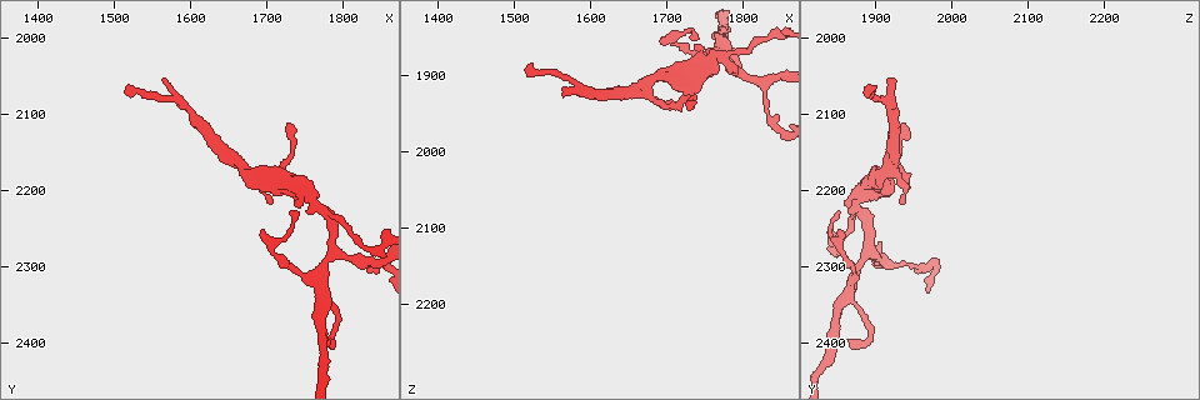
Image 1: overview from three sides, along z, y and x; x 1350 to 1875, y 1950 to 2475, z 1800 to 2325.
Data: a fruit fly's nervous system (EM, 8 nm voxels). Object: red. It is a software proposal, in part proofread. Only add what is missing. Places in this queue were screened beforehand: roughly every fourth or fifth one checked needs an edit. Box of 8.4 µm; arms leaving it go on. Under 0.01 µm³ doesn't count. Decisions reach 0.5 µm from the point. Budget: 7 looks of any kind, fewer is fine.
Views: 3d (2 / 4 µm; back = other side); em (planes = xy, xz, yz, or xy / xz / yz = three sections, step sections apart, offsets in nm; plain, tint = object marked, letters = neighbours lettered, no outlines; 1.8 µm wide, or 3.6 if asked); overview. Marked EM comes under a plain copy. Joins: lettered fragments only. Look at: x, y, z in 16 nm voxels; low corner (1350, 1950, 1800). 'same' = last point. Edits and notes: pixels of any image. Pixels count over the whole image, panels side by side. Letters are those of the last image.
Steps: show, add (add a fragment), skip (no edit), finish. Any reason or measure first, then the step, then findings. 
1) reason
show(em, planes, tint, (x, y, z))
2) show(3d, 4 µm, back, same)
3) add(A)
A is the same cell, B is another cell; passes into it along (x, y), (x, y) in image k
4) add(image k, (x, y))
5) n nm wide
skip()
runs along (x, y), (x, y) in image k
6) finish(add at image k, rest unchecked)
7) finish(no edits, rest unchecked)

free end
show(em, planes, letters, (1565, 2055, 1925))

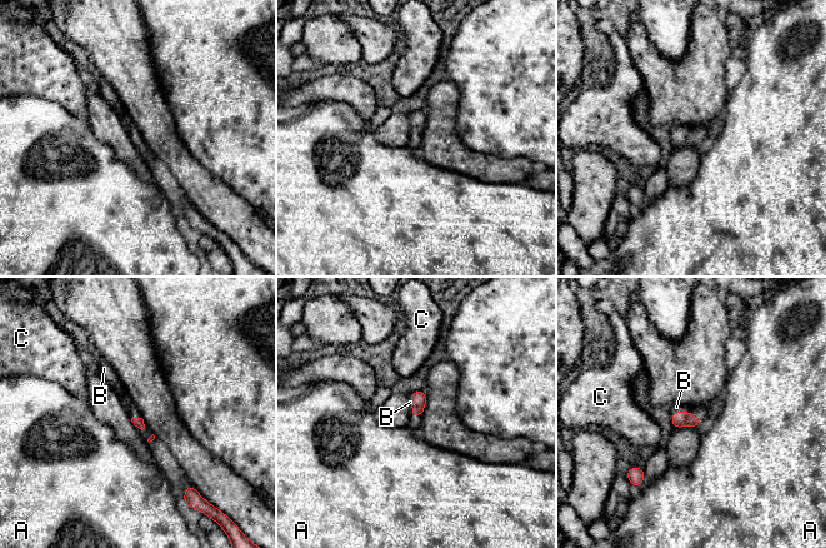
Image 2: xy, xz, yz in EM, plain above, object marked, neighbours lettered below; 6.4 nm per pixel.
B touches over 140 nm
add(B)
B is the same cell, A and C are other cells; passes into it along (679, 419), (681, 412), (676, 407) in image 2; it goes on there

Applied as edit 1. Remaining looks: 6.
redraw
show(overview)

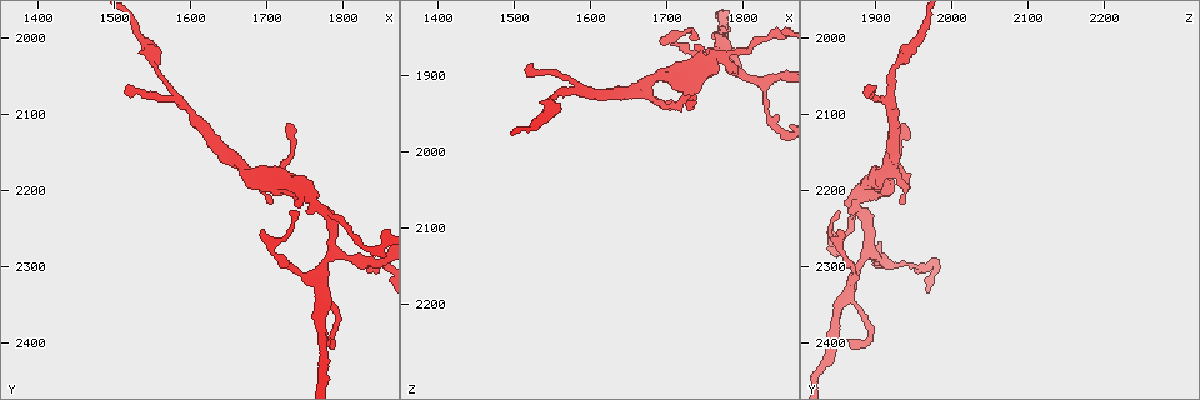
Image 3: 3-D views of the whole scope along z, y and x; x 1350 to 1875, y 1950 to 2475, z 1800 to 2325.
sharp bend
show(em, yz, step 4, letters, (1670, 2180, 1920))

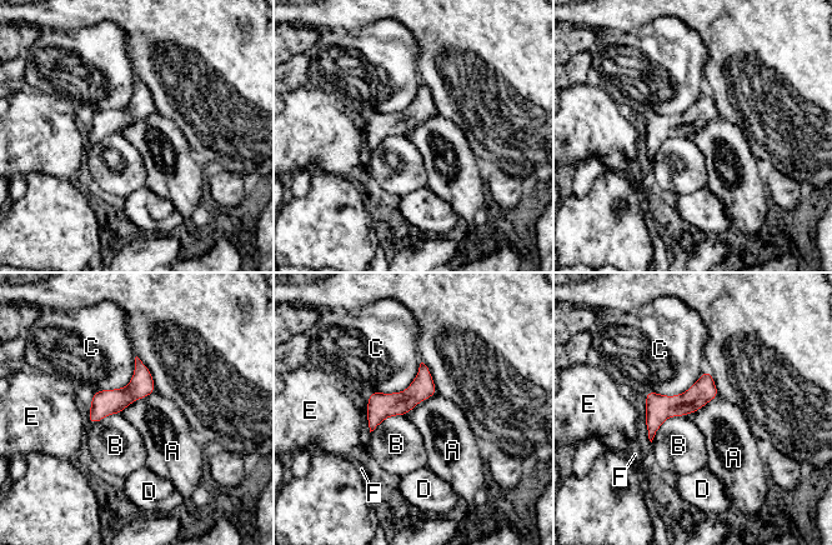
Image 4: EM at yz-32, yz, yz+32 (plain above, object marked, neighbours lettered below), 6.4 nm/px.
cut it another way
show(em, planes, letters, same)

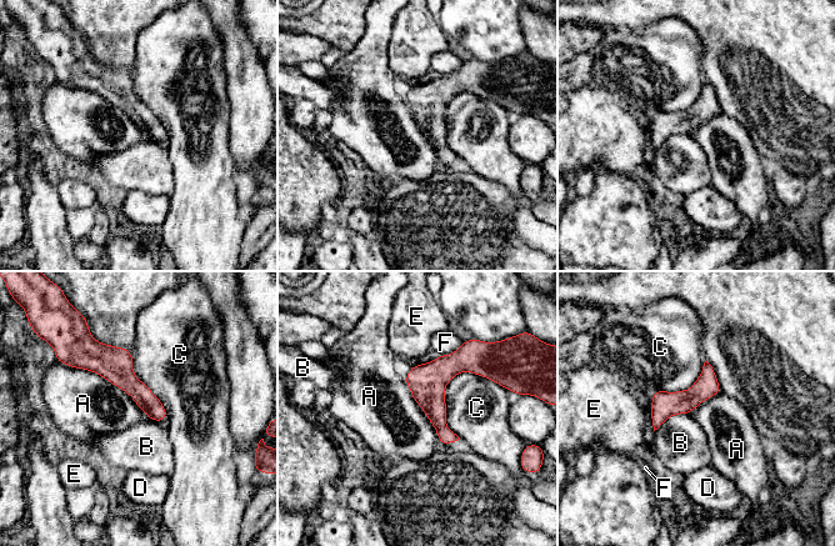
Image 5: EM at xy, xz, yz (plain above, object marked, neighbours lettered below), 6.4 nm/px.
A touches over 650 nm
skip()
A, B, C, D, E and F are other cells; runs along (80, 364), (110, 364), (164, 416) in image 5; no lettered fragment goes on from it

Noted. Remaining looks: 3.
abrupt turn
show(em, planes, letters, (1765, 2315, 1865))

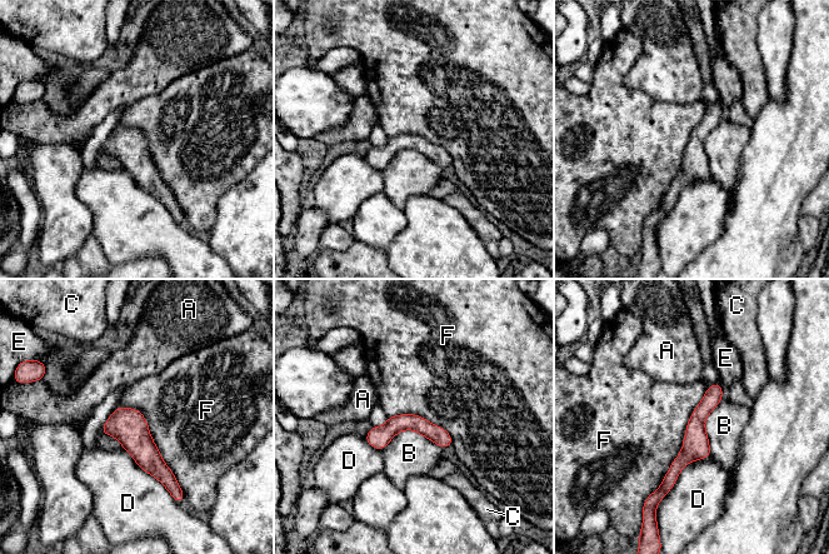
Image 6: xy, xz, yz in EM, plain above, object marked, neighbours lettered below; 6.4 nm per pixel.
110 nm wide
skip()
A, B, C, D, E and F are other cells; border along (708, 387), (682, 450), (649, 494) in image 6; no lettered fragment goes on from it

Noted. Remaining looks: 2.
finish(add at image 2, rest unchecked)

